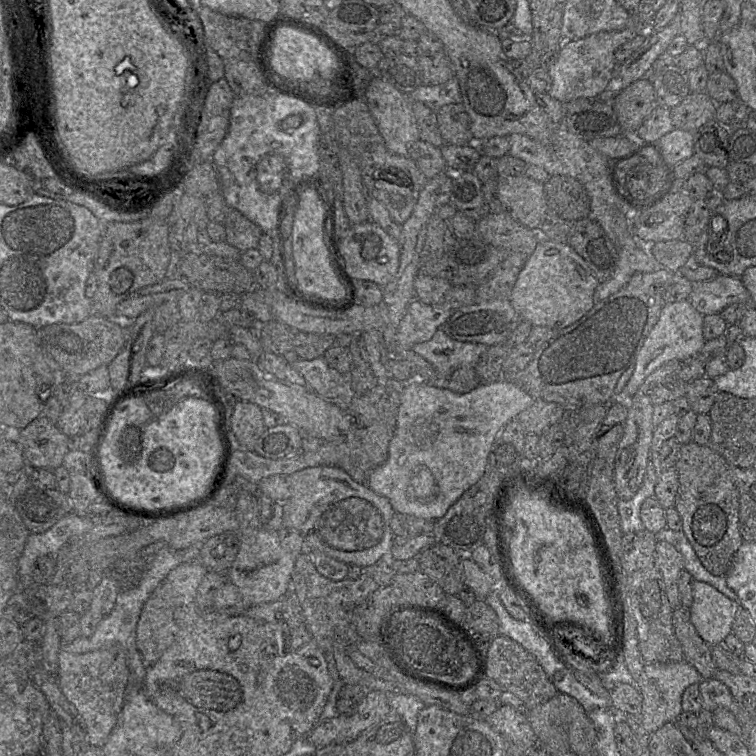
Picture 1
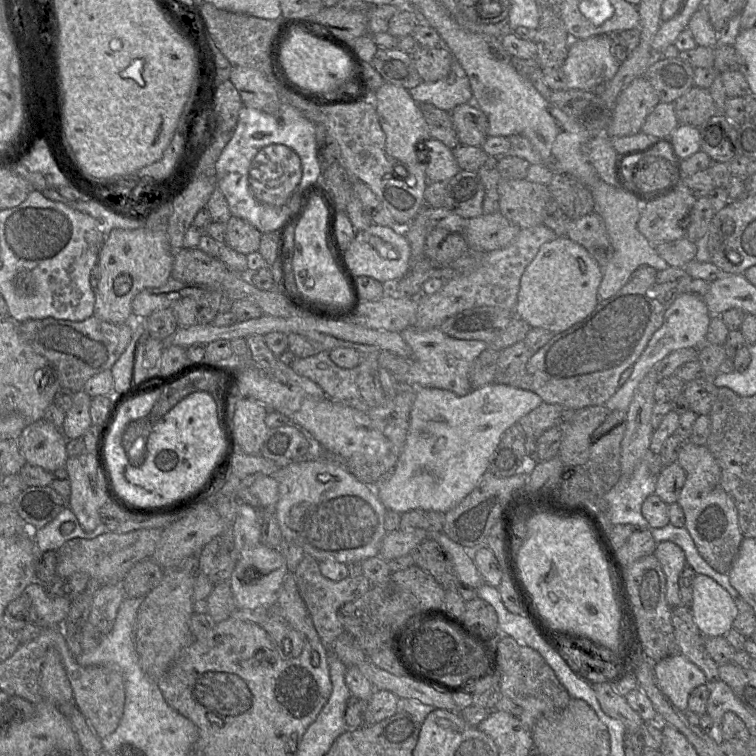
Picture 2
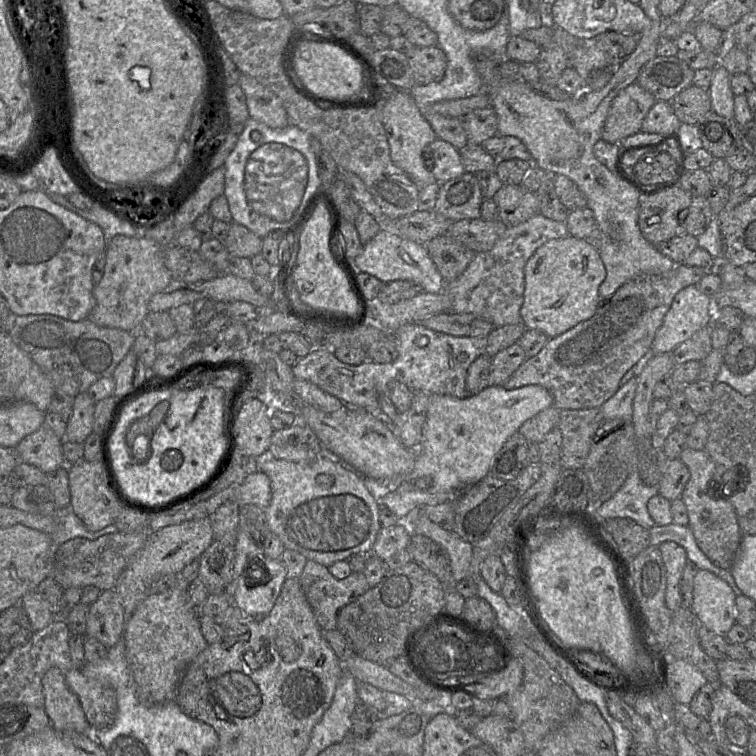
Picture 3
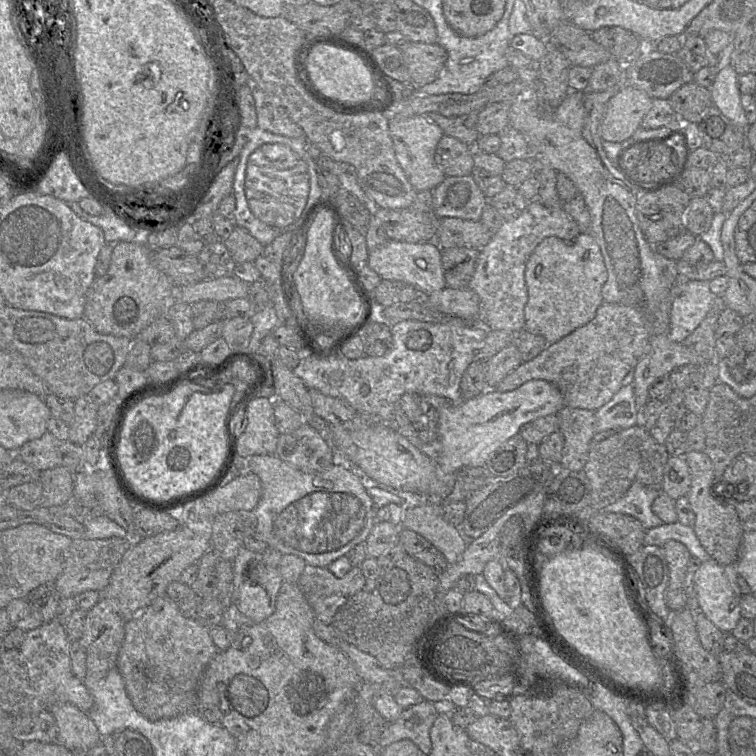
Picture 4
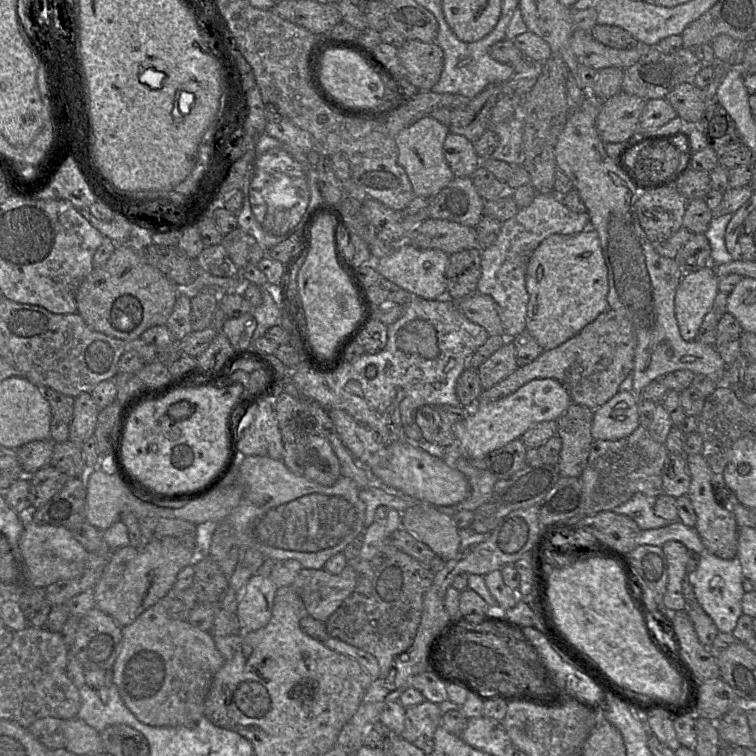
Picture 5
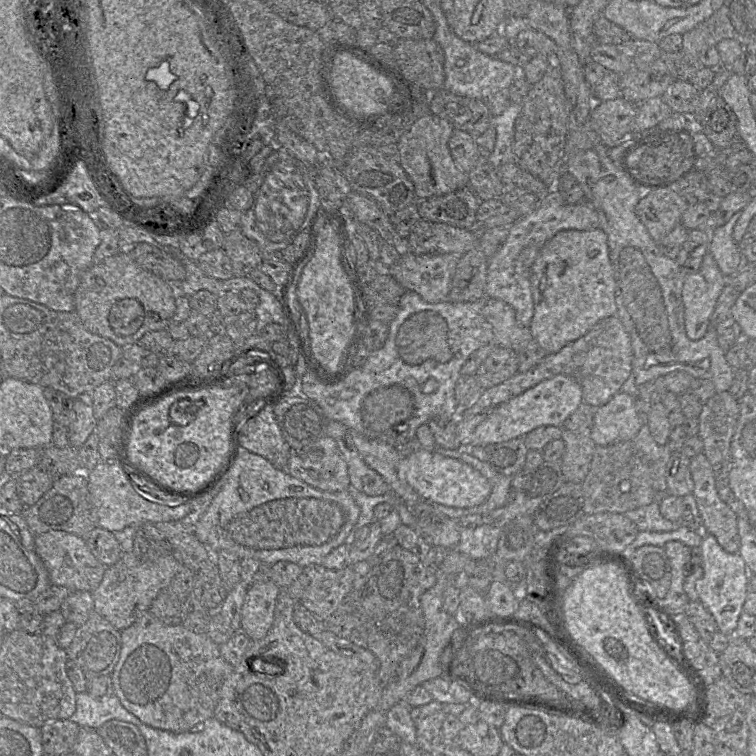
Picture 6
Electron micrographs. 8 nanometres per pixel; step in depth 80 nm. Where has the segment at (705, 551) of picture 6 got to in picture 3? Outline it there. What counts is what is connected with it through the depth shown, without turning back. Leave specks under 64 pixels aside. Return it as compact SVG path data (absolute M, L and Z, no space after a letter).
M698 570L691 610L701 626L725 636L736 623L736 597L727 582L712 572Z

